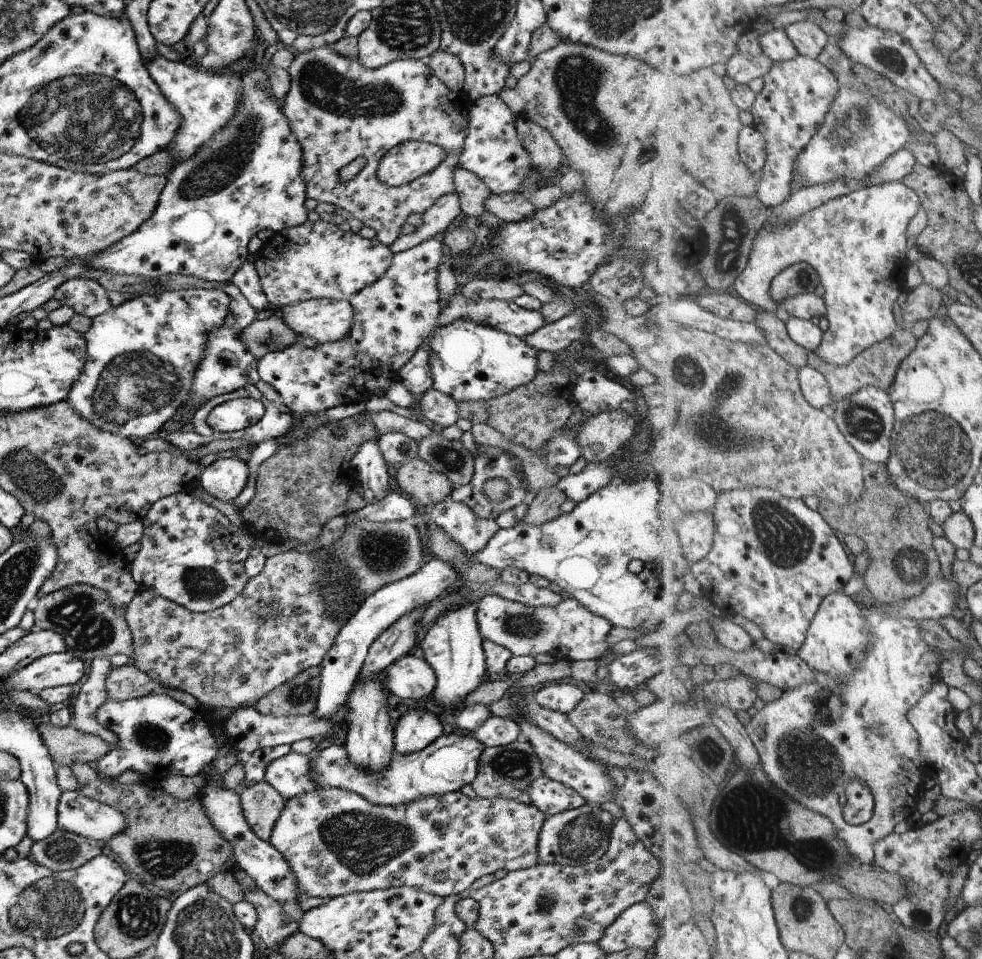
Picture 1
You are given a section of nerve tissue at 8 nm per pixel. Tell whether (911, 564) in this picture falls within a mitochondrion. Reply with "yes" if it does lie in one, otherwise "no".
yes

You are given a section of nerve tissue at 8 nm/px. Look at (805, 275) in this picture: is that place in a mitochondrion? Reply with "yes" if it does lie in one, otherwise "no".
yes

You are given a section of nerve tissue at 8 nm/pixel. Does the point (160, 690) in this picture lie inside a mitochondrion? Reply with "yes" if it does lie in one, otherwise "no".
no

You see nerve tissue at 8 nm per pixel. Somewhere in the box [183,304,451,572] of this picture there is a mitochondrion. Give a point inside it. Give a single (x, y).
(271, 337)

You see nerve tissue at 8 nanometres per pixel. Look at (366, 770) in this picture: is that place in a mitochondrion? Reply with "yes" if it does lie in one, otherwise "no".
no

